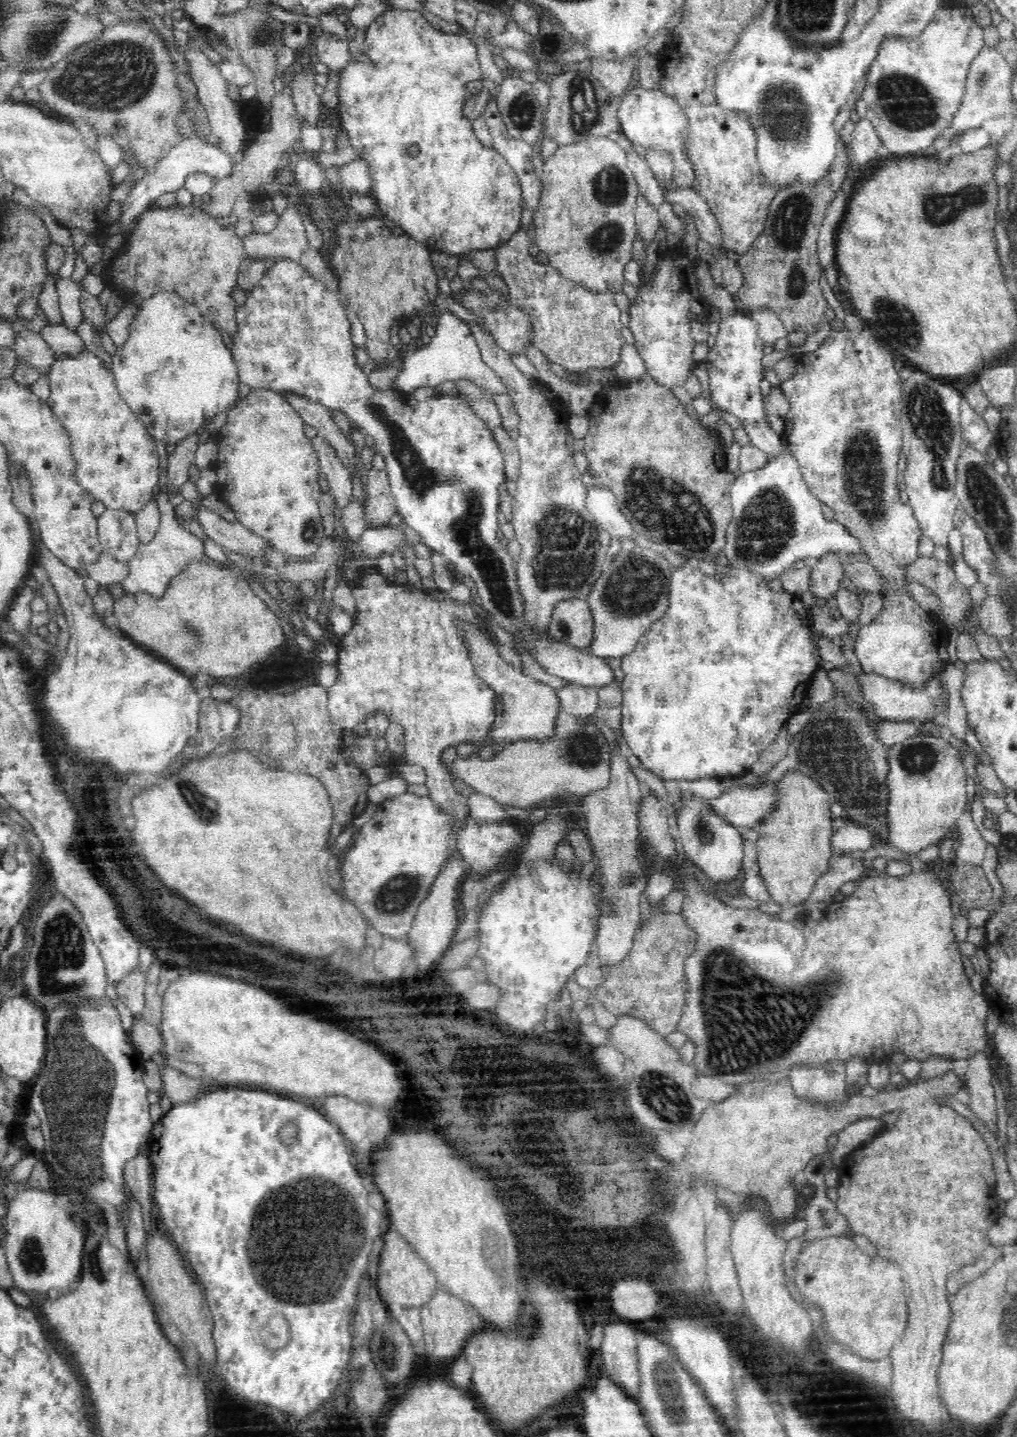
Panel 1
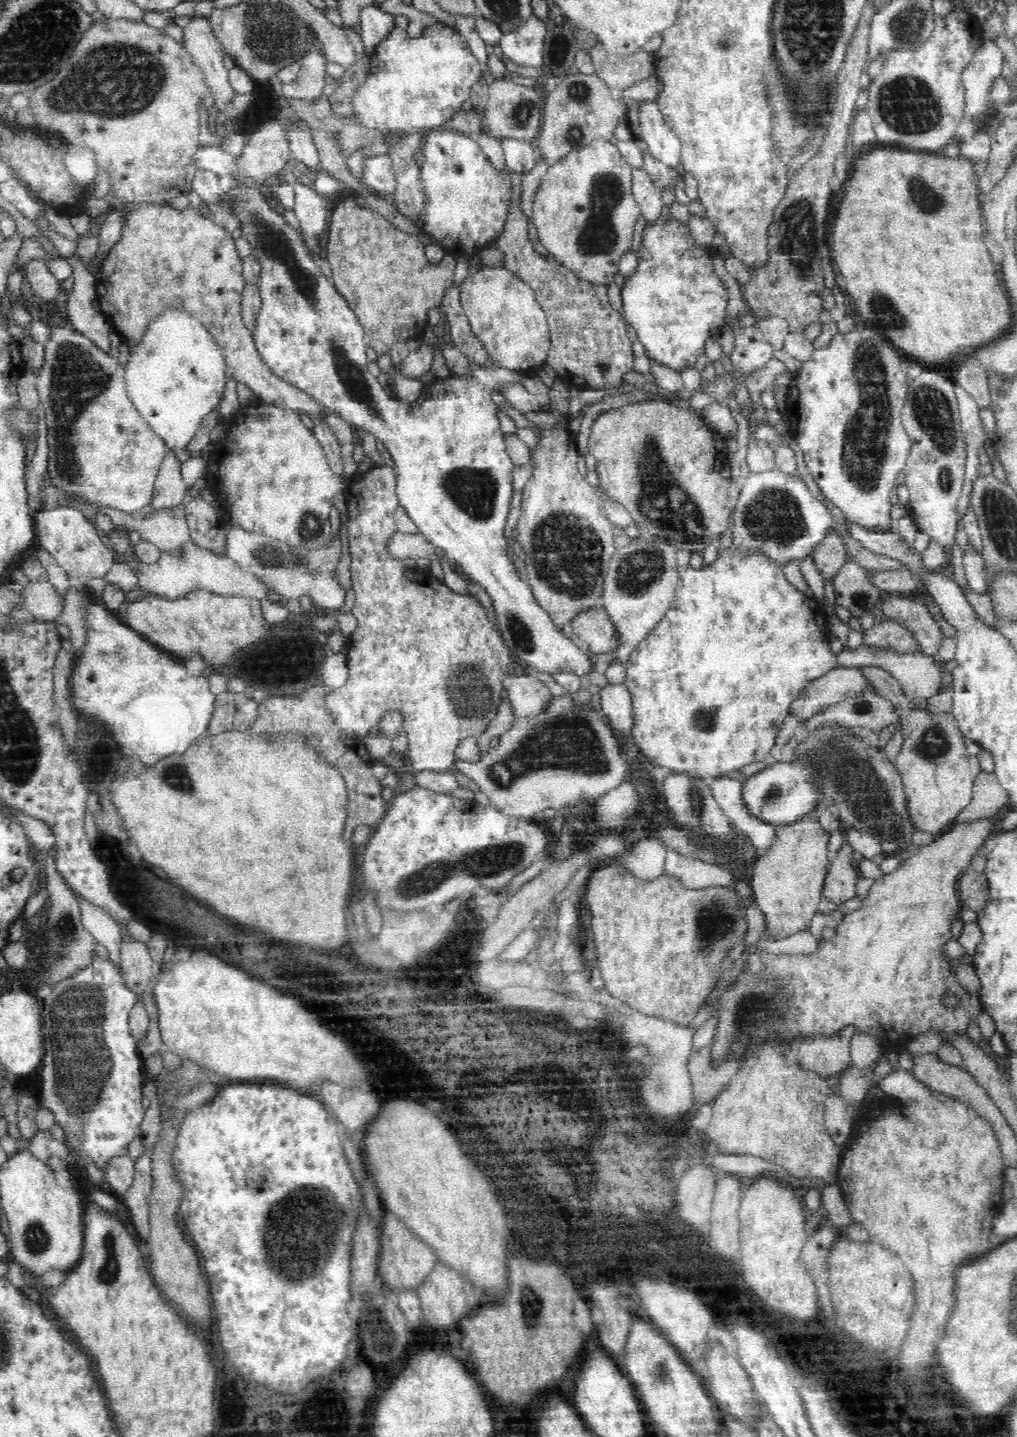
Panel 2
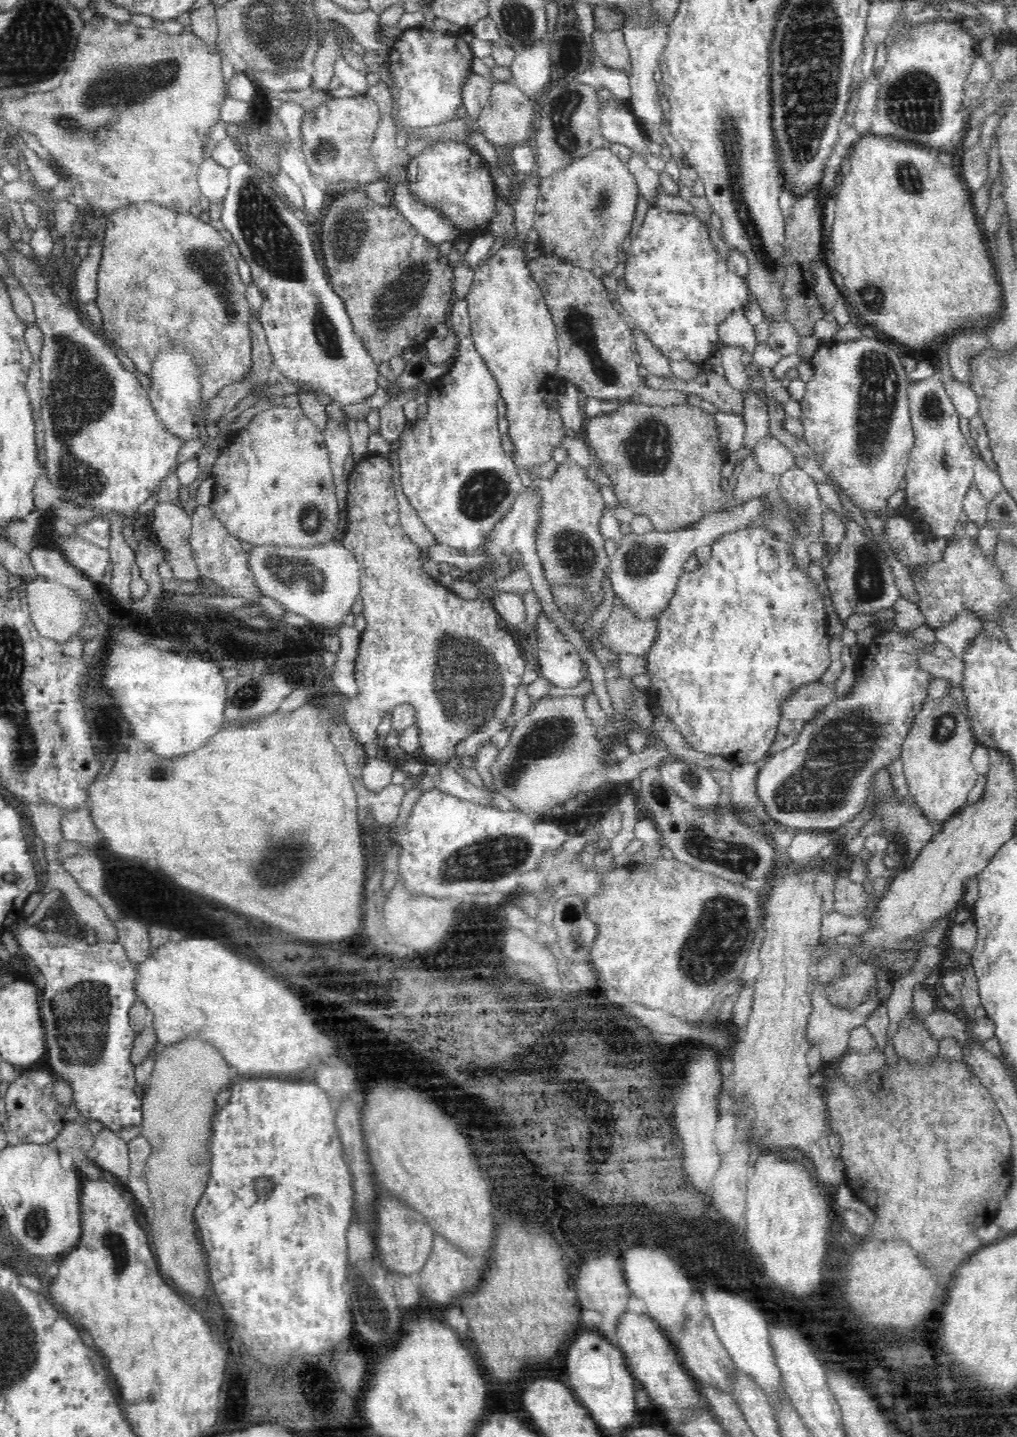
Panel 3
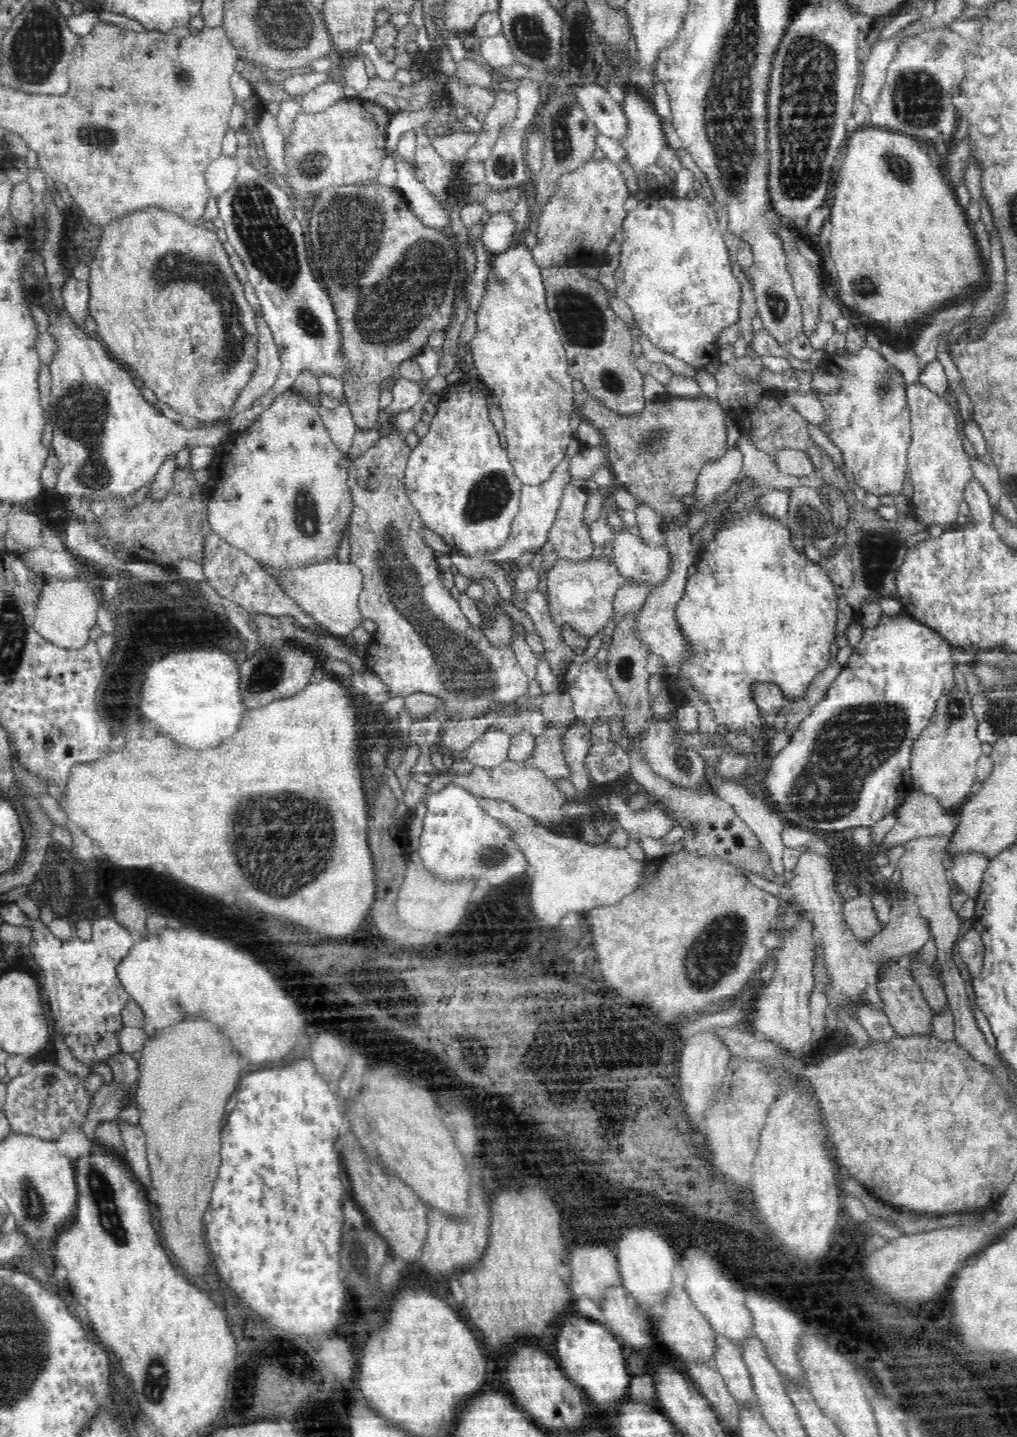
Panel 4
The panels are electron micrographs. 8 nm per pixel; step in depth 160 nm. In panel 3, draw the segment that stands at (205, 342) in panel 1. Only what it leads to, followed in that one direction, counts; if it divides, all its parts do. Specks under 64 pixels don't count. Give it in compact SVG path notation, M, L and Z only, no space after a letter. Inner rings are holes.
M170 339L165 345L157 348L147 372L150 388L145 389L151 410L159 424L171 436L182 442L196 440L200 434L200 422L203 420L204 389L202 389L202 365L196 359L194 351L190 351L188 343L182 339Z

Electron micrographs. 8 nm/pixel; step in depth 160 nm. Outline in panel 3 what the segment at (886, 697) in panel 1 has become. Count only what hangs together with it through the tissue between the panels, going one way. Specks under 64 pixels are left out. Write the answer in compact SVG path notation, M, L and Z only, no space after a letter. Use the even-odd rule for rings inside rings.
M814 682L790 695L788 701L782 704L783 718L788 720L812 721L817 718L836 699L835 684Z

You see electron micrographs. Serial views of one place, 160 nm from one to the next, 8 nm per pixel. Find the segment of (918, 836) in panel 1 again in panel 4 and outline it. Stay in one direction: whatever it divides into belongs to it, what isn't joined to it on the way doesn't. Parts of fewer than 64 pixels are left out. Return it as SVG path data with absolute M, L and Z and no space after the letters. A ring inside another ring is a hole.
M954 688L935 702L936 710L911 746L909 769L912 790L937 799L939 808L961 806L977 782L976 762L982 756L982 742L976 736L978 721L973 713L971 694Z

